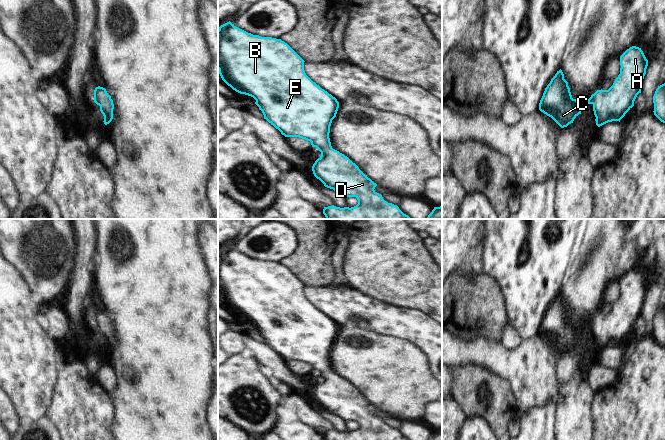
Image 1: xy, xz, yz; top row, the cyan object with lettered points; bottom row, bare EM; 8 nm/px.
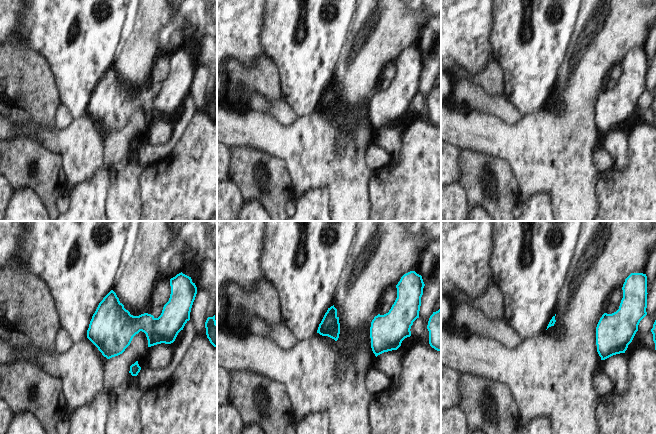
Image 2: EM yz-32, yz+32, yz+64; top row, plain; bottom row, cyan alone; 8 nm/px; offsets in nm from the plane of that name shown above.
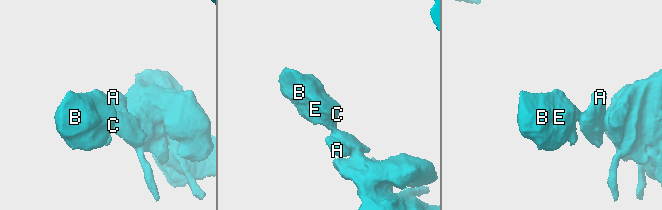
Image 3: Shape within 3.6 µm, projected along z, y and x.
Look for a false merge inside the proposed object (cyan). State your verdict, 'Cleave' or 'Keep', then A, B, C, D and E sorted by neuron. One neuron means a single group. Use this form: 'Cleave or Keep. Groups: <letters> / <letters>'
Keep. Groups: A B C D E

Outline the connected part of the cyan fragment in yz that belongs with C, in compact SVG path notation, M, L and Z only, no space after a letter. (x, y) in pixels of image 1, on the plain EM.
M632 270L620 280L620 298L608 314L597 314L580 328L573 323L568 306L560 293L545 312L539 334L551 341L561 352L573 347L588 328L593 329L598 351L619 345L634 330L646 298L648 284L641 272Z

